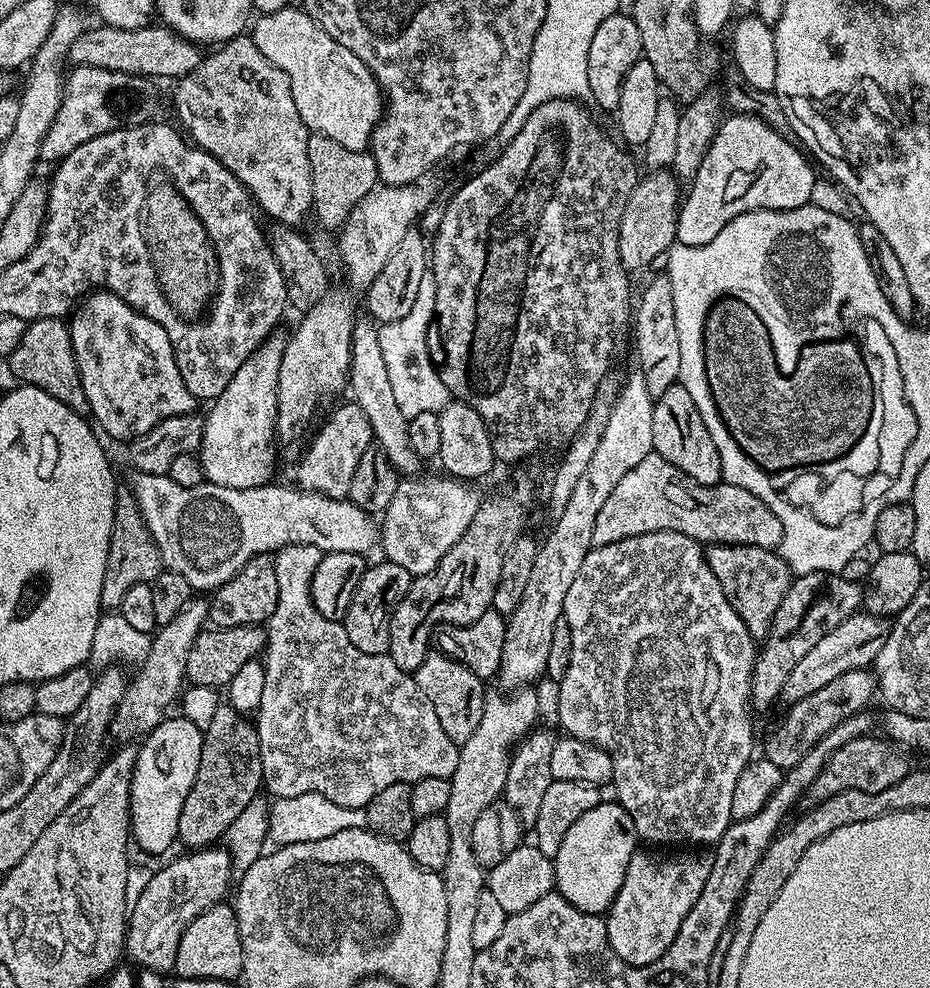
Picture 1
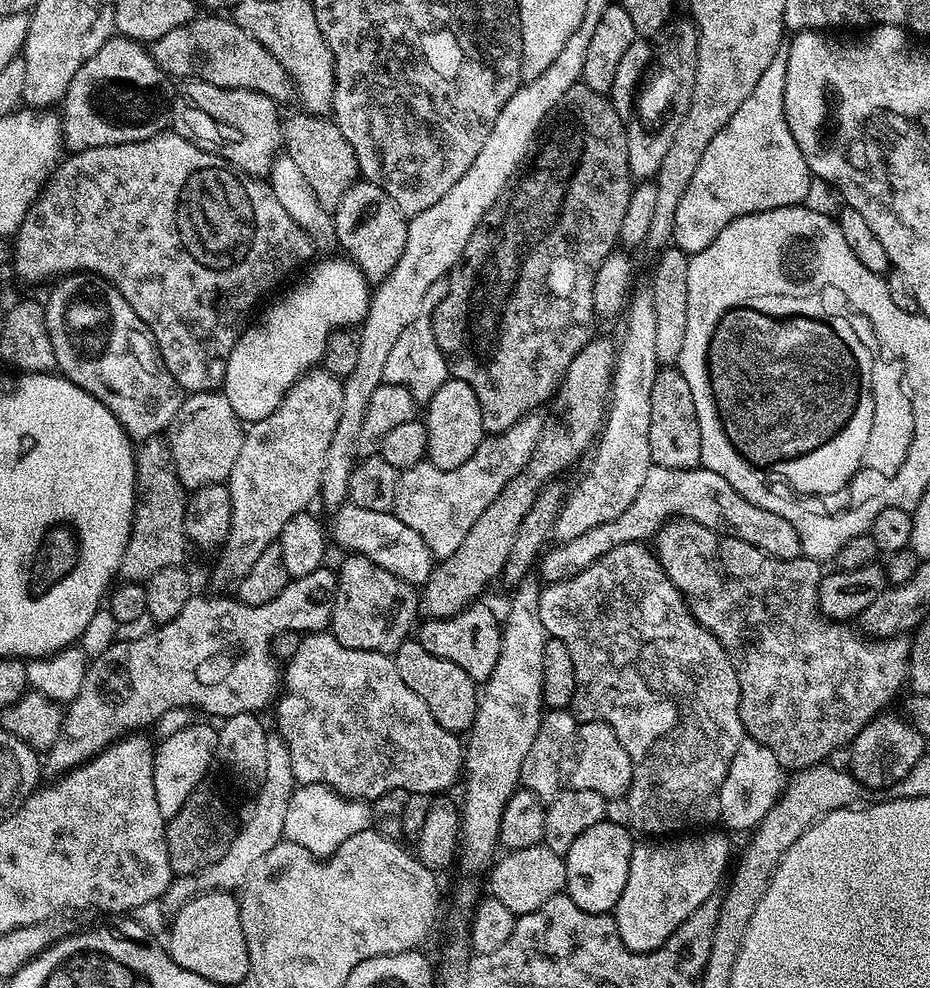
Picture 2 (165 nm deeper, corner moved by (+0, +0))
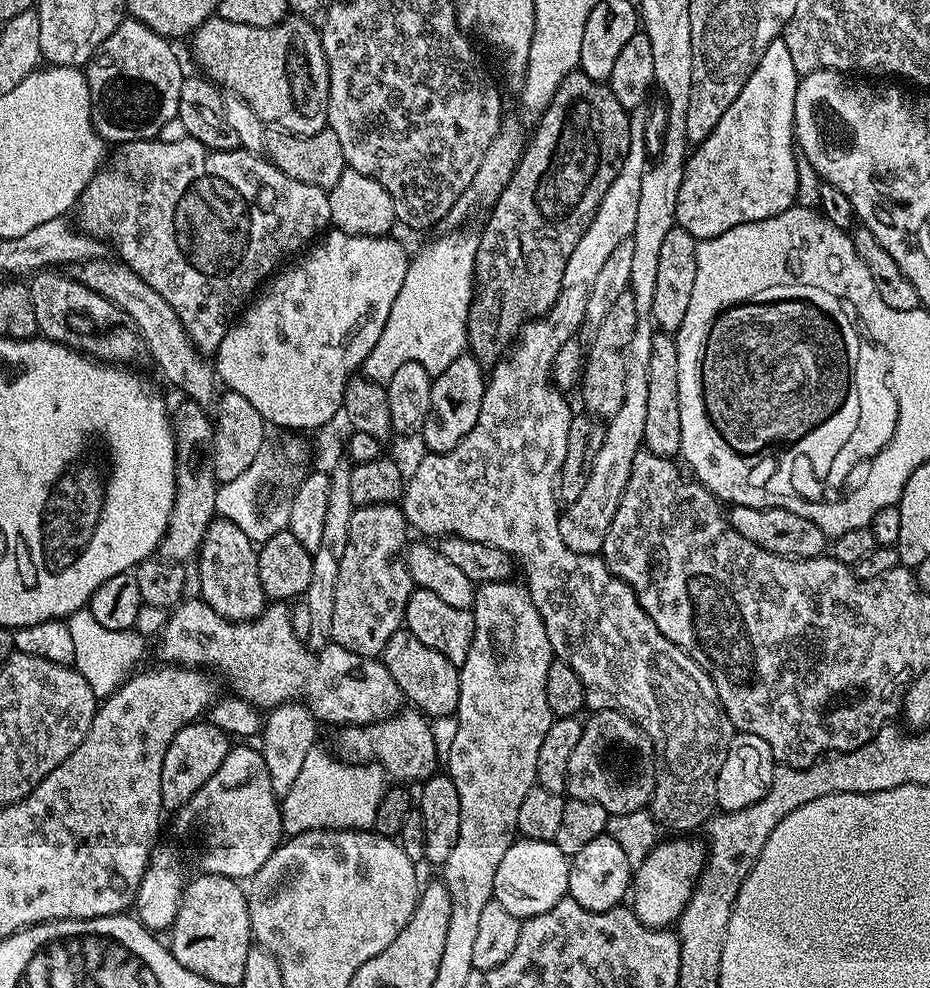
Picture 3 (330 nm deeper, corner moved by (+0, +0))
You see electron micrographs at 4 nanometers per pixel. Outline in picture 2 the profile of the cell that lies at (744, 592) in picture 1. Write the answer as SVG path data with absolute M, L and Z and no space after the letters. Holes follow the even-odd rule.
M683 518L669 520L667 524L663 524L654 537L654 551L662 570L684 596L692 617L706 630L710 630L714 634L714 638L718 638L718 642L724 647L730 658L730 662L738 674L740 721L744 724L745 733L751 739L762 742L762 746L766 746L766 750L771 750L774 753L774 758L778 758L778 762L784 769L813 768L815 764L825 763L831 757L828 756L831 752L838 751L842 746L844 748L850 745L872 719L887 709L884 707L895 698L896 691L902 686L905 687L908 678L908 659L912 653L912 640L907 635L885 636L883 639L871 640L858 634L857 629L851 623L829 620L820 611L821 561L809 560L803 554L796 560L774 558L770 554L750 546L750 542L742 542L733 536L723 536L714 530L706 530L706 526L698 526L698 522Z

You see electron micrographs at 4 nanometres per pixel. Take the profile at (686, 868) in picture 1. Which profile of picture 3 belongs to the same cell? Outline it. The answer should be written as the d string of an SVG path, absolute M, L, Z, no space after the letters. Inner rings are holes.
M661 839L657 842L646 854L646 858L639 861L630 889L630 907L648 928L667 929L679 921L682 910L690 902L692 892L696 889L696 883L704 869L704 861L708 858L703 839L668 839L672 840Z

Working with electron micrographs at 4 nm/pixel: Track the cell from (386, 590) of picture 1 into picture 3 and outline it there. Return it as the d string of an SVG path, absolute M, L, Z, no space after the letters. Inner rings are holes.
M361 504L353 507L350 514L350 534L346 538L346 551L338 566L338 586L334 586L334 626L332 640L340 648L356 656L379 657L384 651L390 634L404 628L406 602L414 591L412 576L407 563L401 559L409 543L410 525L404 517L403 507L396 504Z

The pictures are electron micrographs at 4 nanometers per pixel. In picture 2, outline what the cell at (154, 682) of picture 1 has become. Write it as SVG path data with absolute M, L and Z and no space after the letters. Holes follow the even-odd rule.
M317 366L290 386L274 414L266 414L266 418L247 425L242 450L226 481L230 492L230 526L212 572L212 584L216 587L213 589L228 590L240 581L250 566L258 562L262 550L279 541L282 526L319 497L326 450L330 450L341 414L341 377Z

